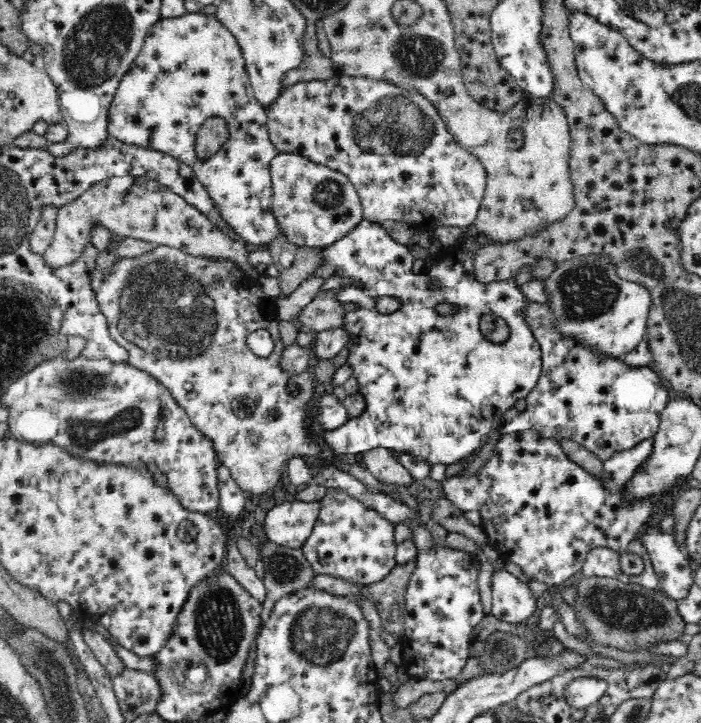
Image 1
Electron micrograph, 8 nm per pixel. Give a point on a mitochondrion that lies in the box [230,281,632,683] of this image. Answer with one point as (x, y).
(318, 635)

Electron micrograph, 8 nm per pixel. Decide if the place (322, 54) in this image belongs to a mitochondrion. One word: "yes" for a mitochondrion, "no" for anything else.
no

